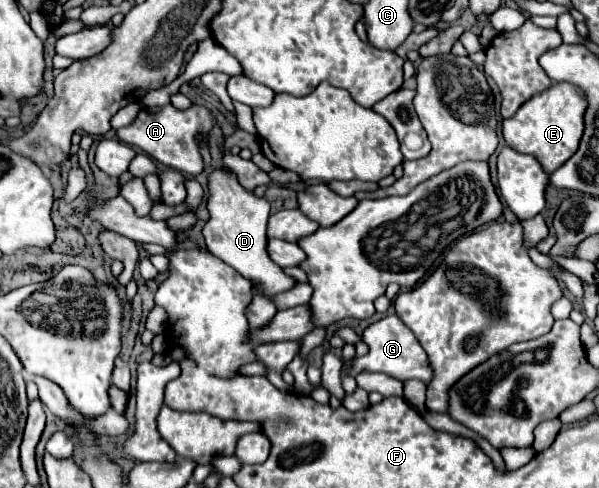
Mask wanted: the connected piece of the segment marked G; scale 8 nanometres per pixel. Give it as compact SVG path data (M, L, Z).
M388 315L388 317L368 325L364 329L362 341L368 345L368 353L364 357L356 357L350 367L344 367L342 375L356 377L358 373L364 373L364 371L372 371L372 373L378 371L378 373L386 373L398 381L406 381L406 379L420 379L424 383L430 381L432 369L428 365L426 351L416 341L414 333L408 331L408 327L396 315Z

